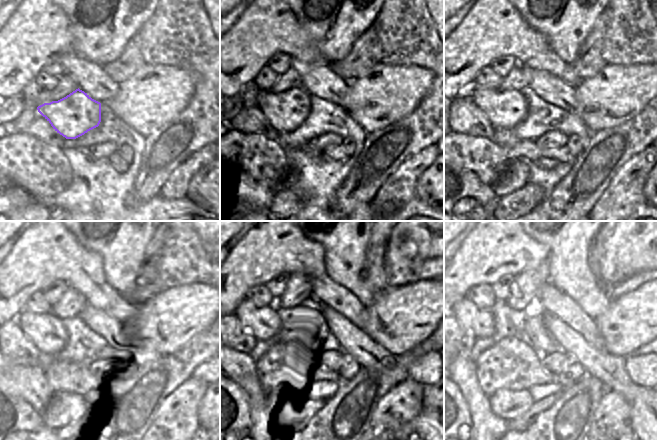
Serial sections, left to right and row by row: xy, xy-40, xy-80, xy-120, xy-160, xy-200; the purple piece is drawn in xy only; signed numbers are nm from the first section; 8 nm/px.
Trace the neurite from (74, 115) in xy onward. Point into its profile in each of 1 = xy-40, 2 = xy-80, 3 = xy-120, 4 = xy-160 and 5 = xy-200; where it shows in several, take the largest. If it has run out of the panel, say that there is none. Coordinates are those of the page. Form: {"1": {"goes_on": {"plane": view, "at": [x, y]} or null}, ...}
{"1": {"goes_on": {"plane": "xy-40", "at": [285, 111]}}, "2": {"goes_on": {"plane": "xy-80", "at": [505, 109]}}, "3": {"goes_on": {"plane": "xy-120", "at": [47, 331]}}, "4": {"goes_on": {"plane": "xy-160", "at": [264, 323]}}, "5": {"goes_on": {"plane": "xy-200", "at": [480, 322]}}}

